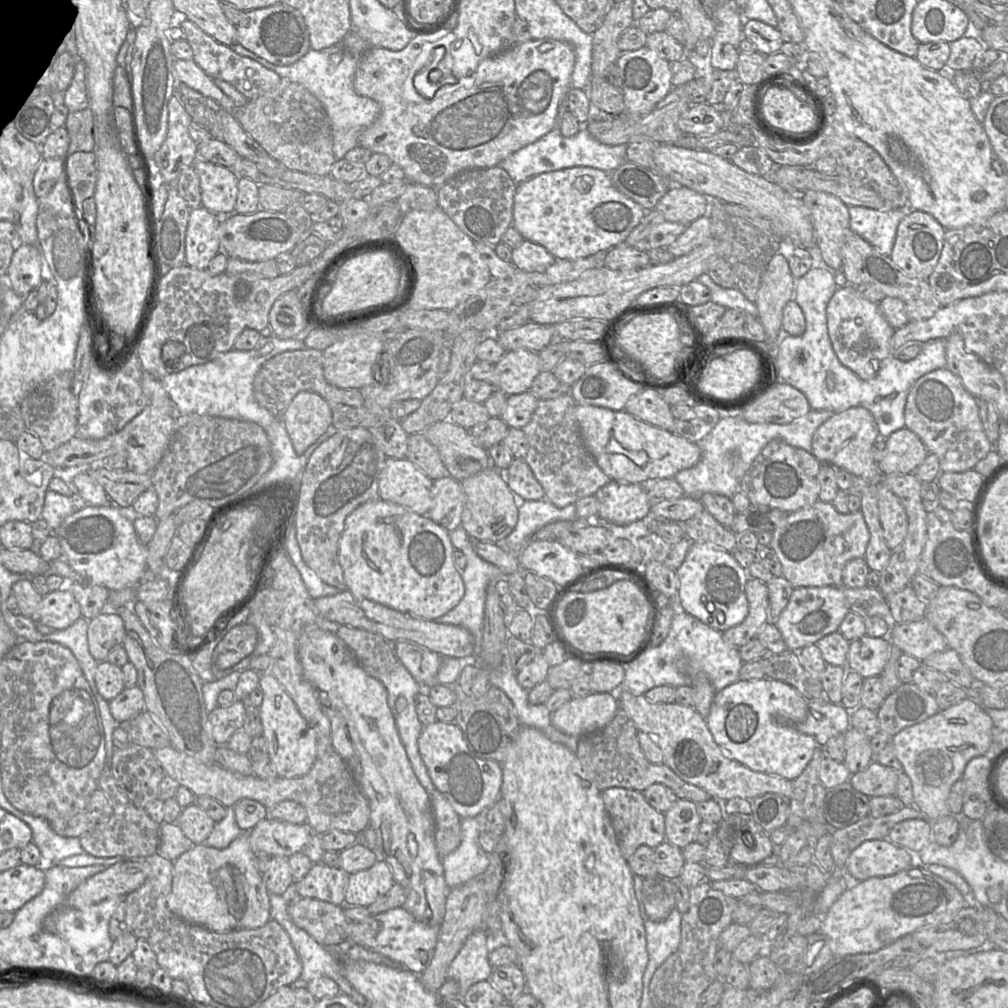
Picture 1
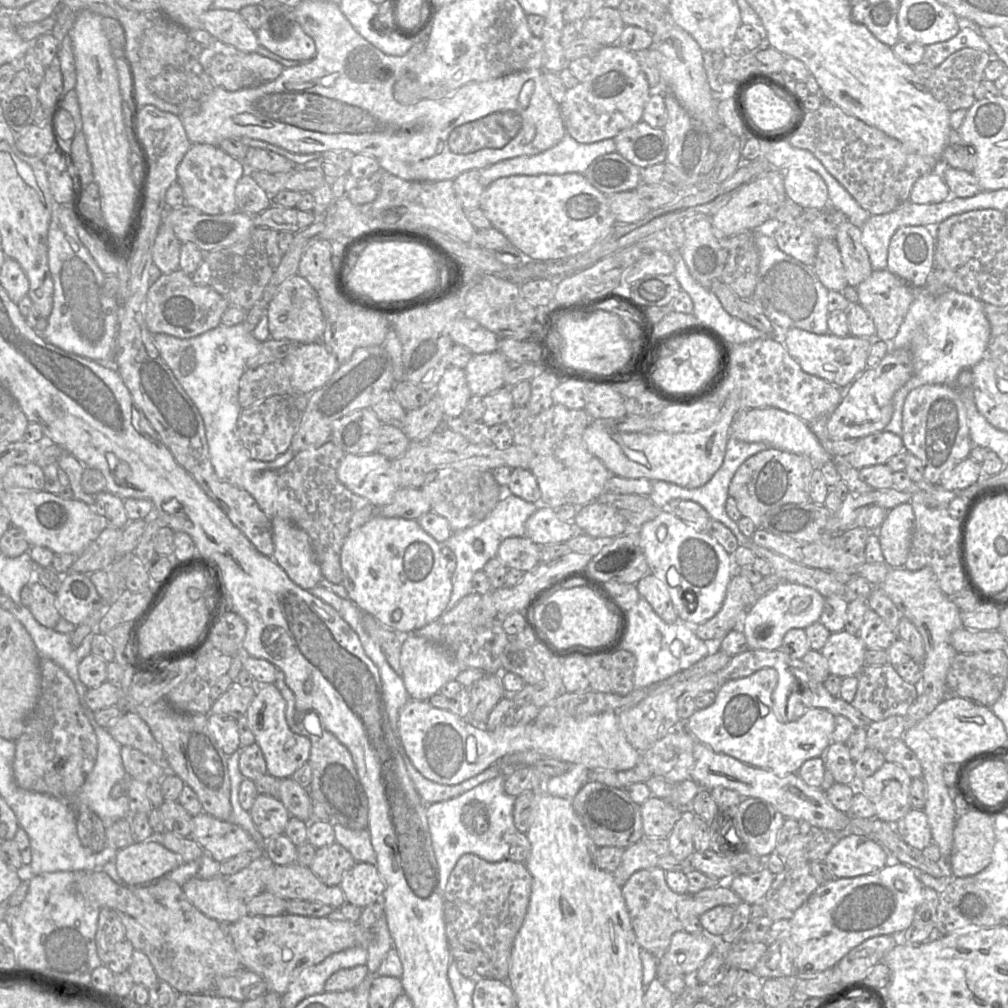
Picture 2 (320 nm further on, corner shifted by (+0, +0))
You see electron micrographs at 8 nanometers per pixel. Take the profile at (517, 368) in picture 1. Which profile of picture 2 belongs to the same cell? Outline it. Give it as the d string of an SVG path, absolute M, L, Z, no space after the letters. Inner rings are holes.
M499 352L473 354L464 368L472 395L484 397L505 386L508 360Z

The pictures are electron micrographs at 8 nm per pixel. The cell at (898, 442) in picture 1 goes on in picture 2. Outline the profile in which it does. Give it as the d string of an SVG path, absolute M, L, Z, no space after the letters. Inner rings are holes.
M877 432L857 440L854 452L845 457L833 457L844 459L856 469L877 464L886 464L891 457L904 451L902 437L892 432Z

